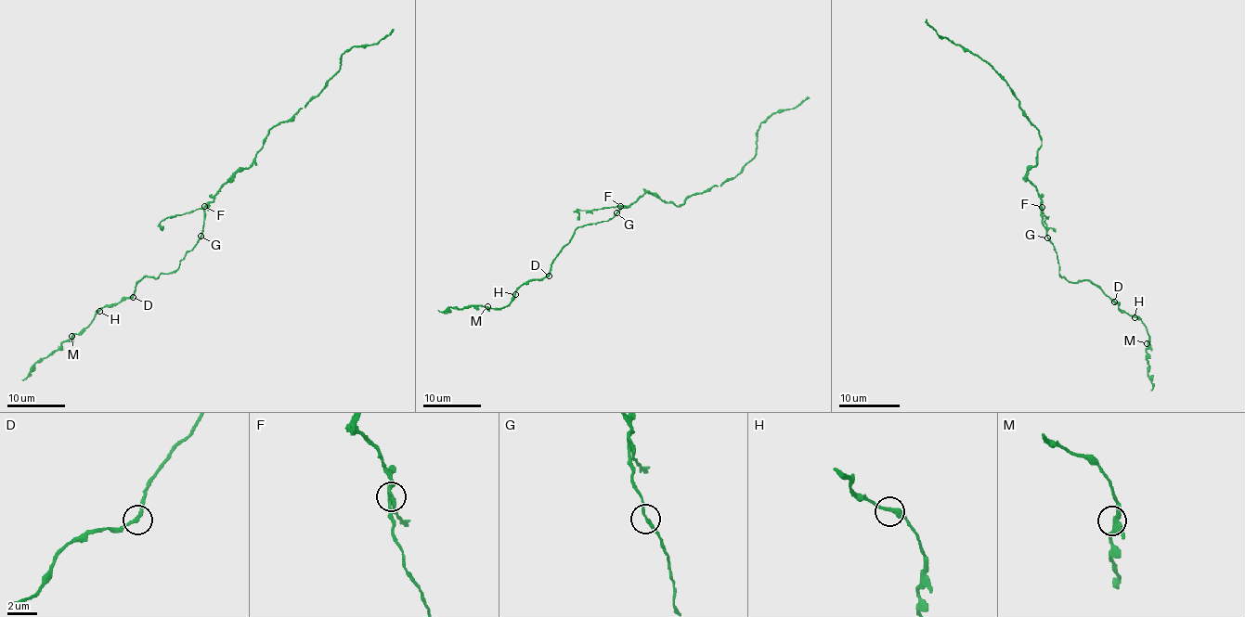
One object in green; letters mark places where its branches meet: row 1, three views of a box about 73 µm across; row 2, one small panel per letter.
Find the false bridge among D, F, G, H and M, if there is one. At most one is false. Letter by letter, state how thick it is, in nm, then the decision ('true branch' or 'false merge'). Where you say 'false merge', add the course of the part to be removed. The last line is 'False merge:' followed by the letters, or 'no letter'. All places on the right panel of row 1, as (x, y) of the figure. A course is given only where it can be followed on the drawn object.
D: 260 nm thick; true branch
F: 240 nm thick; false merge; foreign part runs (1041, 207), (1045, 216), (1043, 222), (1055, 231)
G: 190 nm thick; true branch
H: 300 nm thick; true branch
M: 240 nm thick; true branch
False merge: F

